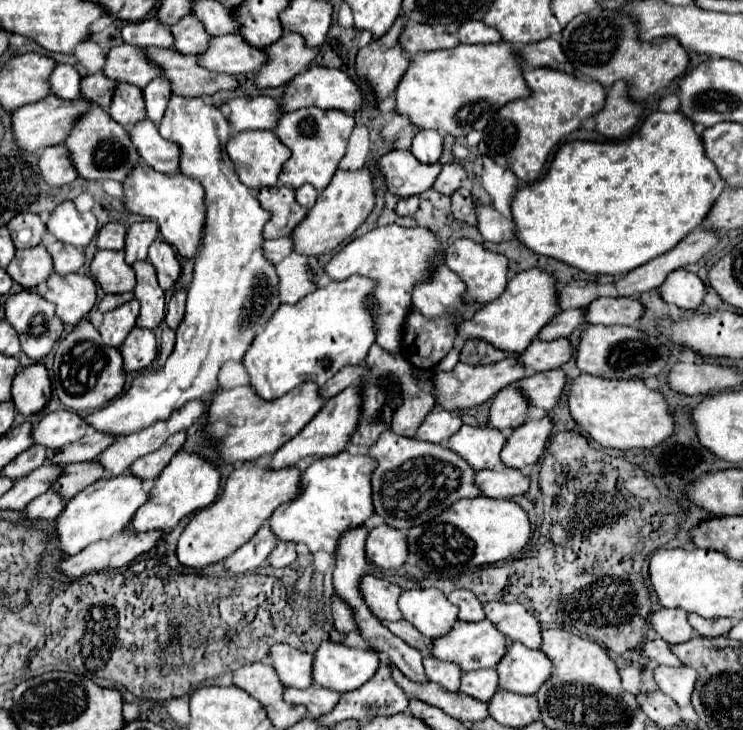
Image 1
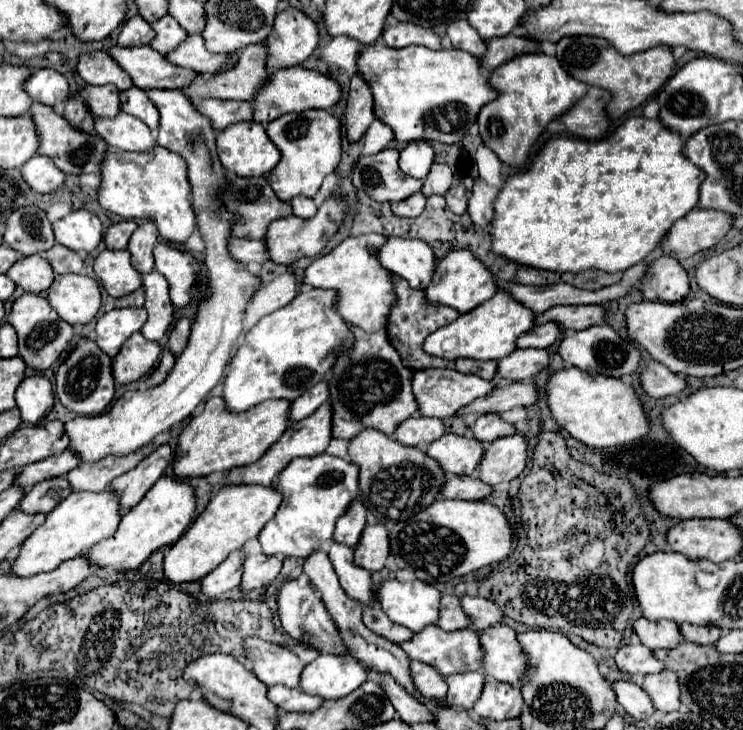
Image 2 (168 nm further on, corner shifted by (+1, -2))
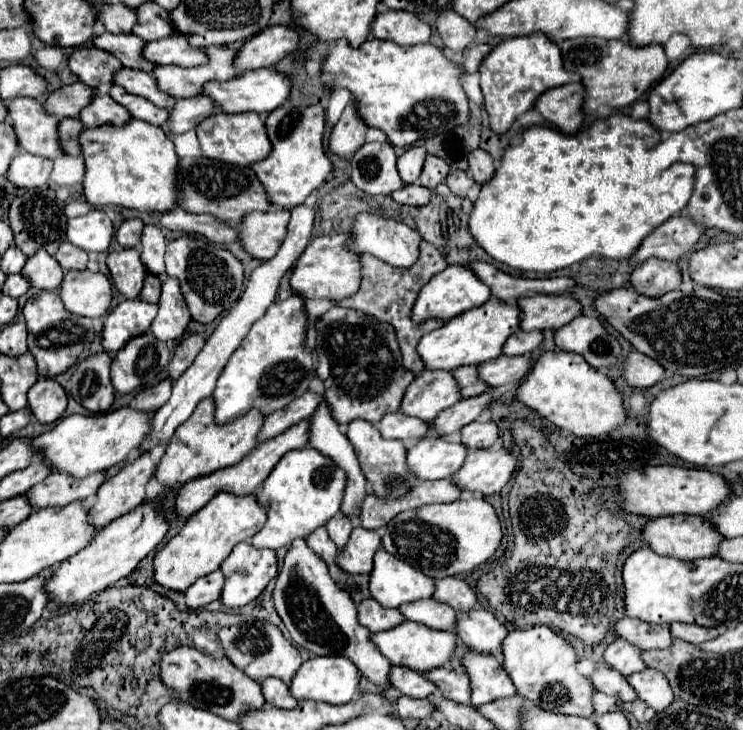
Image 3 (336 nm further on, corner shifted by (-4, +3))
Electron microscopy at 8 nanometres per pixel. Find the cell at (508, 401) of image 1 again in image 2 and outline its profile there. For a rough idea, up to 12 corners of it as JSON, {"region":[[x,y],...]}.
{"region":[[481,414],[471,432],[481,442],[515,434],[499,414]]}

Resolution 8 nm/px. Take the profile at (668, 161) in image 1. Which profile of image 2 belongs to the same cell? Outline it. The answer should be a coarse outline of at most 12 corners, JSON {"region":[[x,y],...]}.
{"region":[[659,118],[551,138],[505,180],[493,252],[625,272],[699,202]]}

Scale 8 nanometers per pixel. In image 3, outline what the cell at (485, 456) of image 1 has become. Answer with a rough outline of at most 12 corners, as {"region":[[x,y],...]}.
{"region":[[420,439],[406,453],[418,481],[452,477],[466,447]]}

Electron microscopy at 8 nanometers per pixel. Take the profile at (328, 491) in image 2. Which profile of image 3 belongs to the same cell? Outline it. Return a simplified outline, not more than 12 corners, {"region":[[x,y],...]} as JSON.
{"region":[[288,451],[256,499],[254,547],[280,549],[340,513],[344,471]]}

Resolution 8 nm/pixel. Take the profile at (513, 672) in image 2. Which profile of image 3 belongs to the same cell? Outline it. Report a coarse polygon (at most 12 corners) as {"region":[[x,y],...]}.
{"region":[[486,609],[458,613],[454,633],[500,655],[506,627]]}

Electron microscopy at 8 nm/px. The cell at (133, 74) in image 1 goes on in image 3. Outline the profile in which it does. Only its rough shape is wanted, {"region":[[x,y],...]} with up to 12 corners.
{"region":[[96,47],[70,53],[68,67],[86,85],[112,85],[122,67]]}

